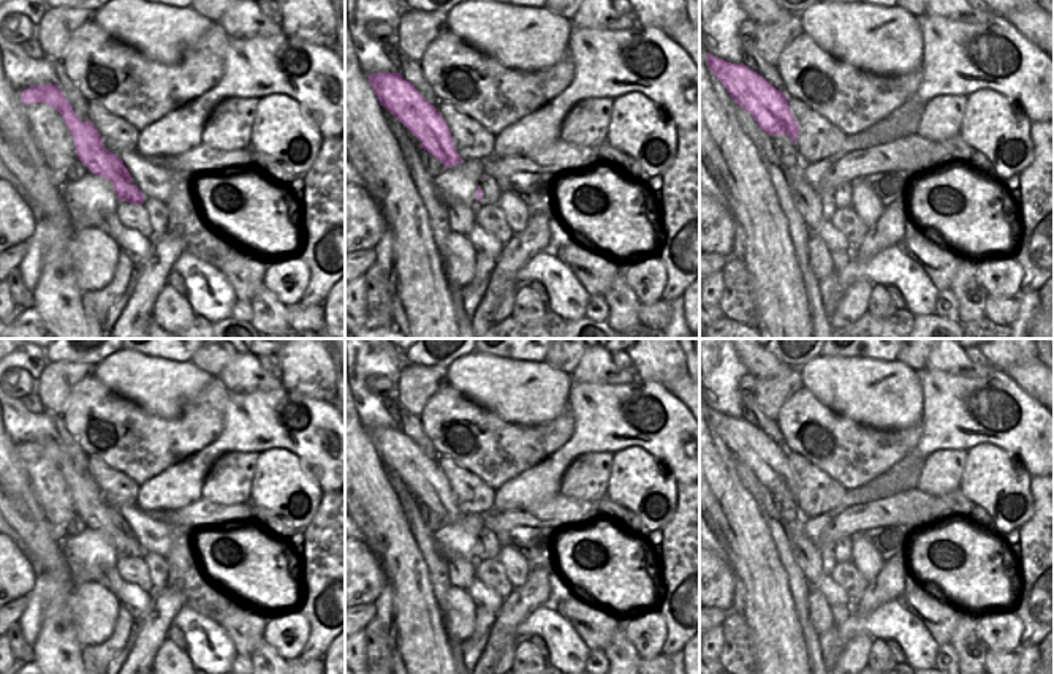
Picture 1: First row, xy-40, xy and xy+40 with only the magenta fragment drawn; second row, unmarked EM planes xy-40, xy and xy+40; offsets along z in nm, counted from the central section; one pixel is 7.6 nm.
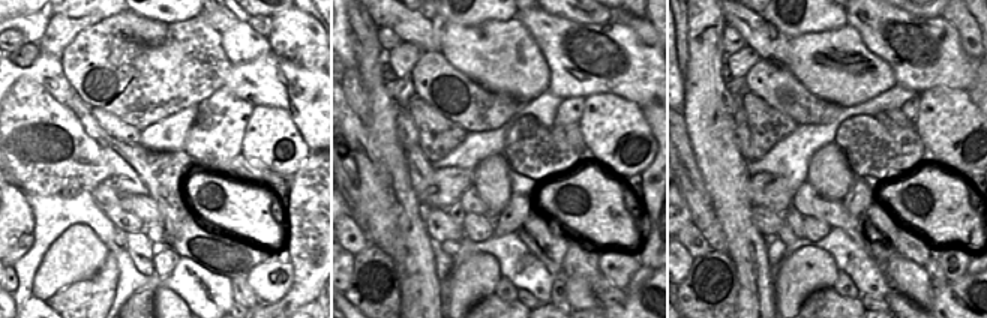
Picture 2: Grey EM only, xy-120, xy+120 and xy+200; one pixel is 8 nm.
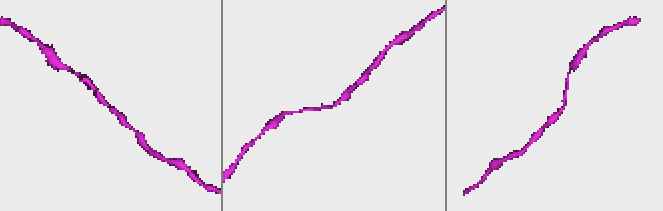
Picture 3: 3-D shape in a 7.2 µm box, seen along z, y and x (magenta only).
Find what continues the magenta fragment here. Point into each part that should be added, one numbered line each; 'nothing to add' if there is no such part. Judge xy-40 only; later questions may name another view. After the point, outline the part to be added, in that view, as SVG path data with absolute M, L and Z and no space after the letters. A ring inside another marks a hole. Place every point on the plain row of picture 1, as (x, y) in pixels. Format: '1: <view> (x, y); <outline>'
nothing to add

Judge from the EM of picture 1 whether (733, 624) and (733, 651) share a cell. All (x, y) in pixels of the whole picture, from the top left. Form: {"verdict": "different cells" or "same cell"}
{"verdict": "same cell"}

